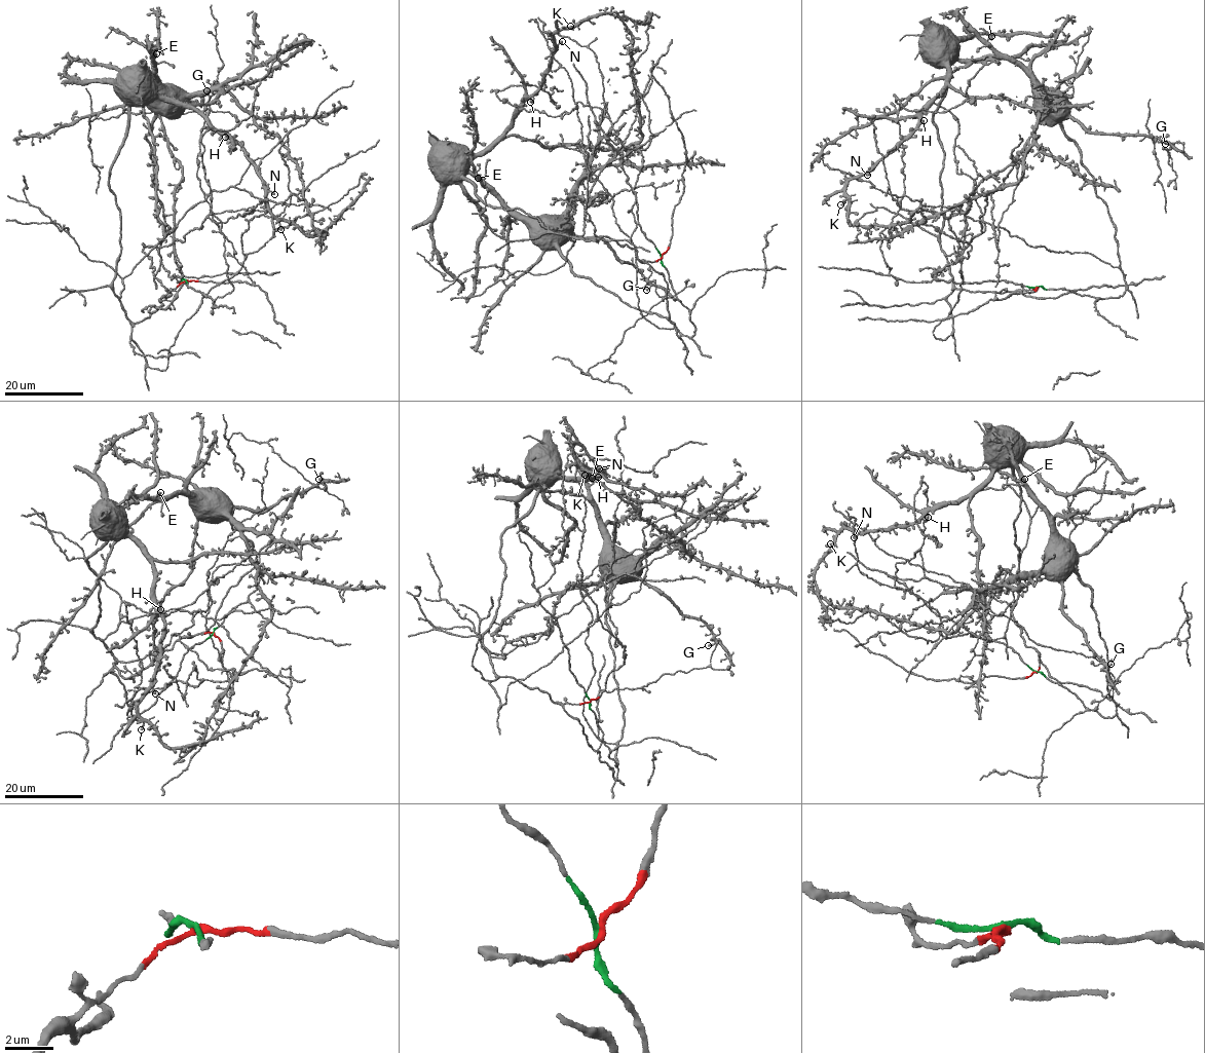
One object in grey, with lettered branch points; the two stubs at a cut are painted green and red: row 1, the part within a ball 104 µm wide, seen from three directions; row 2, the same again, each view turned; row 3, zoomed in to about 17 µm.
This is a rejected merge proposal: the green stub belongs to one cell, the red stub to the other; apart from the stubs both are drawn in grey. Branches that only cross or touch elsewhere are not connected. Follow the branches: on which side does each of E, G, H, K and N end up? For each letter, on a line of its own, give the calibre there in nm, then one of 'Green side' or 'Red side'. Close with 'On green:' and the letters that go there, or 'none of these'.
E: Thickness 480 nm. Green side
G: Thickness 320 nm. Green side
H: Thickness 550 nm. Red side
K: Thickness 340 nm. Red side
N: Thickness 400 nm. Red side
On green: E, G

